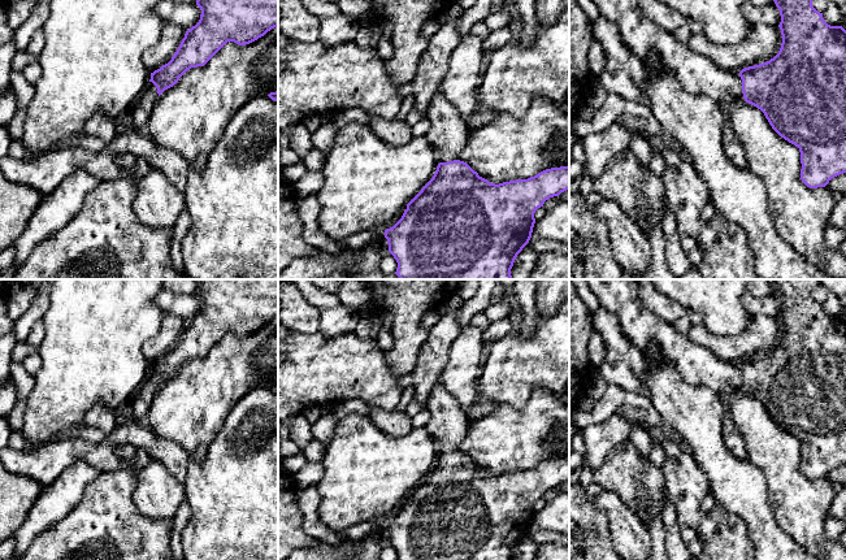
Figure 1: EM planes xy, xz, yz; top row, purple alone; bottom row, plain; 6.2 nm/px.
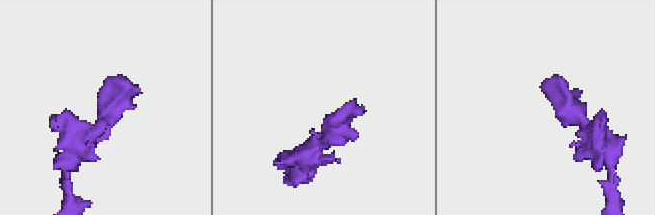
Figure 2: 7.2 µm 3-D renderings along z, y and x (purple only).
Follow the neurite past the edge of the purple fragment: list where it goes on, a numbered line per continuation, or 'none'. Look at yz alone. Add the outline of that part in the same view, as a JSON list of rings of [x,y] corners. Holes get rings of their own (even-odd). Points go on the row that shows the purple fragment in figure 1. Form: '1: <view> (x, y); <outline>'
1: yz (697, 74); [[[593,0],[593,3],[596,5],[600,16],[617,26],[624,43],[643,65],[650,64],[648,53],[654,52],[656,64],[661,69],[672,73],[684,90],[693,95],[712,99],[724,109],[726,109],[733,100],[743,97],[739,73],[721,69],[710,58],[691,52],[680,43],[672,32],[664,31],[654,25],[641,10],[638,0]]]

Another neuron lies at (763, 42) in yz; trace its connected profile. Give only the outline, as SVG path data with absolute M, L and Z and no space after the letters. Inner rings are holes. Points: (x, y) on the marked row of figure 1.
M764 23L752 25L743 43L716 44L703 34L693 35L689 39L689 51L710 58L719 68L733 73L759 65L773 58L782 43L778 26Z

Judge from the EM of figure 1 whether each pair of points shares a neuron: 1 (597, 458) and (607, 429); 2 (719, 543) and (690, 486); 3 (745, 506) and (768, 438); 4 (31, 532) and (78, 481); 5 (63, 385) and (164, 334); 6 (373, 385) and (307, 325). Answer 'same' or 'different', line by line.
1: same
2: same
3: different
4: same
5: different
6: different

